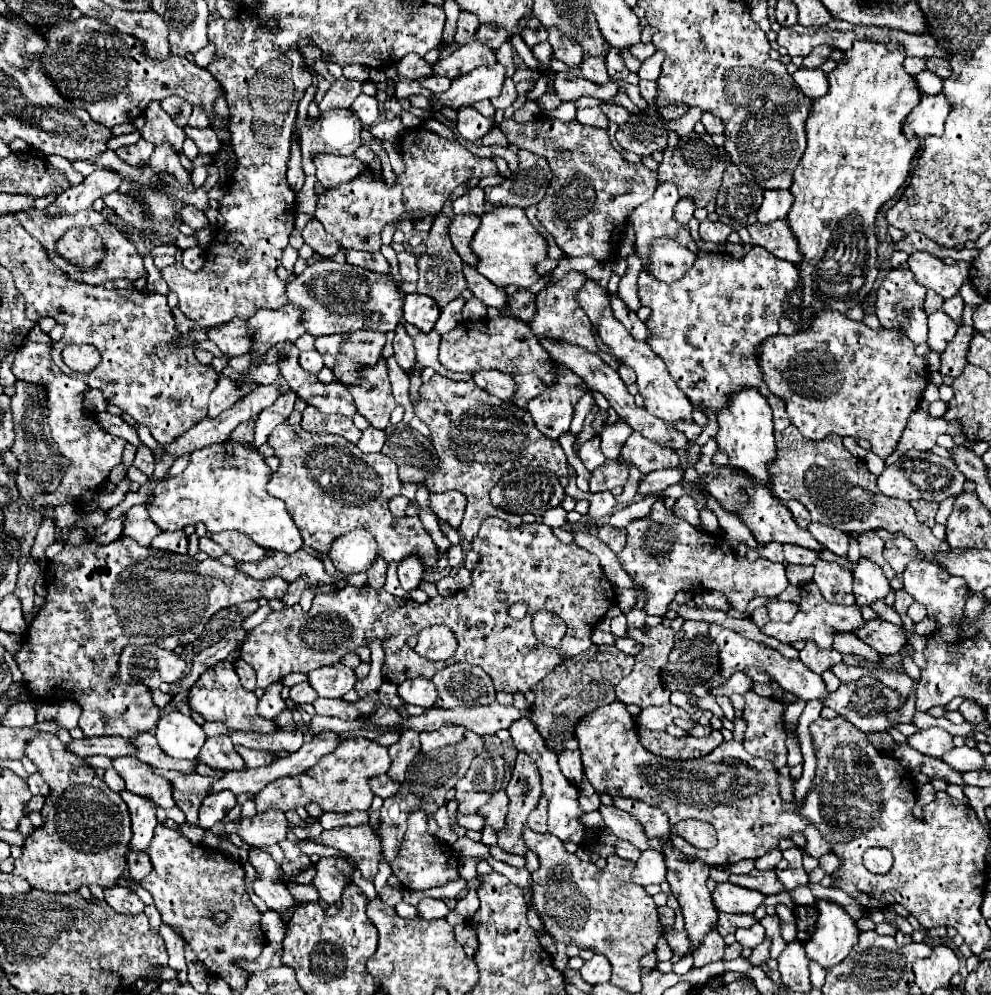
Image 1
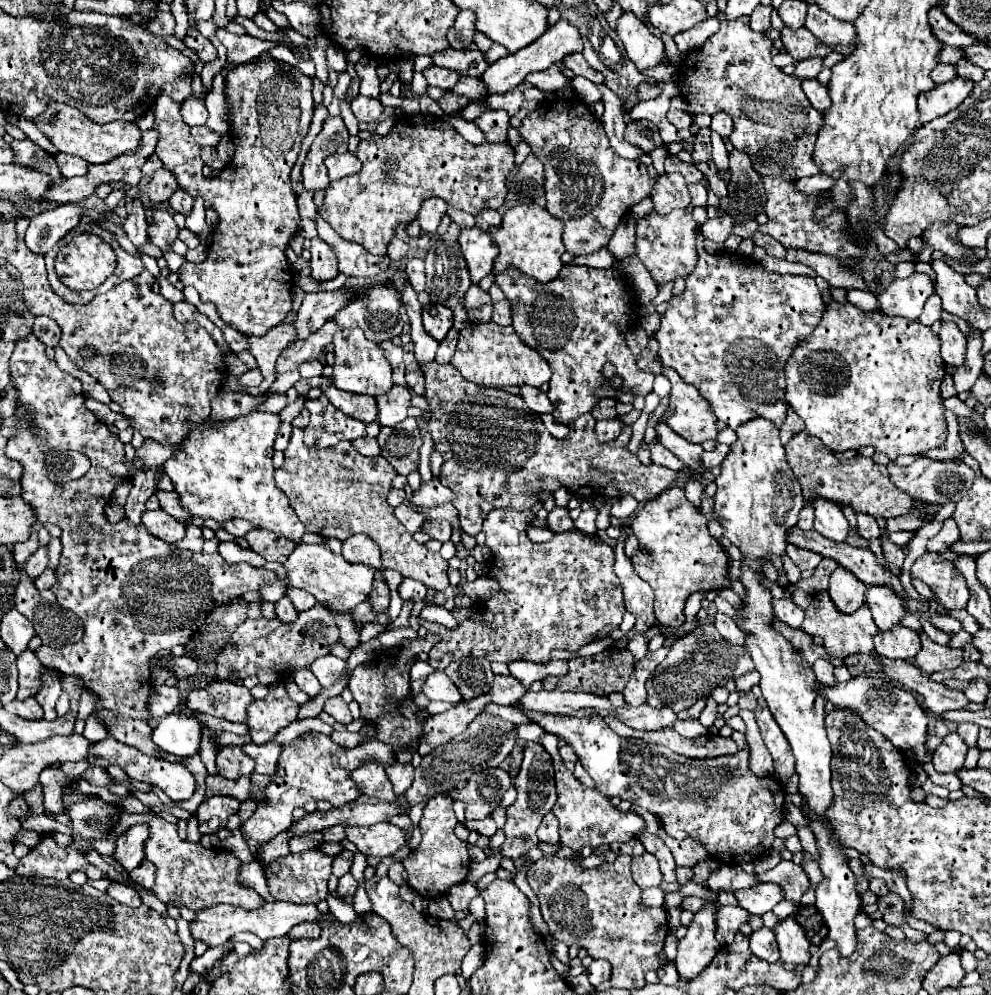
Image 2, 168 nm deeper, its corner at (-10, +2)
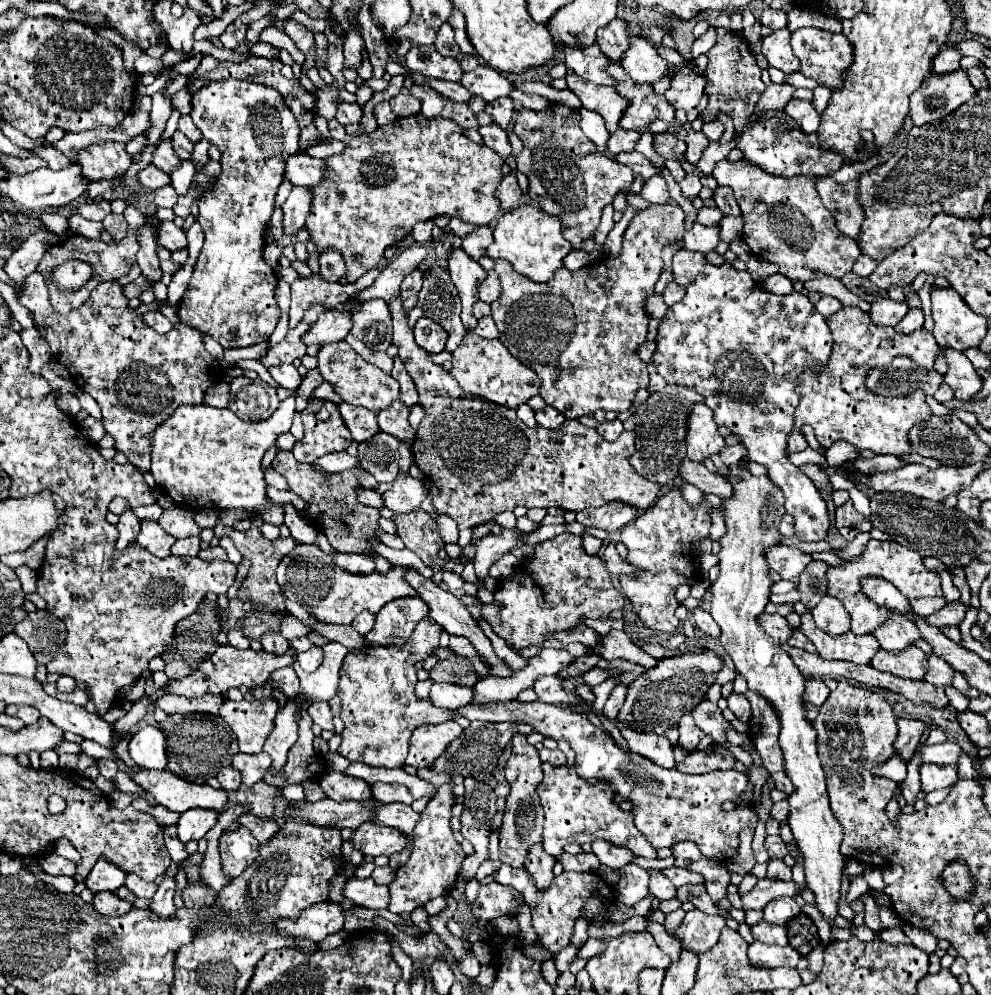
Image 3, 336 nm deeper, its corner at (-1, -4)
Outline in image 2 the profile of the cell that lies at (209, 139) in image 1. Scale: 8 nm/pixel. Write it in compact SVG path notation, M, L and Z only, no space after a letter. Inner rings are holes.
M198 126L198 128L190 128L190 134L194 136L194 140L200 144L200 146L212 146L216 148L218 142L220 142L220 136L216 136L210 128L206 126Z

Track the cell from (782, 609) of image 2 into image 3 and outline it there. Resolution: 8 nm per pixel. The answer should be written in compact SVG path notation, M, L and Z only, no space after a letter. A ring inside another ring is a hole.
M763 612L761 616L759 616L759 622L761 622L761 626L763 626L763 630L773 638L773 642L775 644L785 644L787 642L787 638L791 636L791 632L793 632L793 628L789 626L789 622L787 622L787 618L783 618L783 616L779 616L779 614L767 614L767 612Z

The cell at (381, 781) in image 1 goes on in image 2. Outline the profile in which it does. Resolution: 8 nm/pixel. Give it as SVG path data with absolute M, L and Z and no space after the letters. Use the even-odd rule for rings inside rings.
M370 764L370 766L360 766L352 772L352 780L356 782L356 788L360 794L374 796L386 802L392 802L396 796L392 792L392 786L386 778L386 772L380 764Z

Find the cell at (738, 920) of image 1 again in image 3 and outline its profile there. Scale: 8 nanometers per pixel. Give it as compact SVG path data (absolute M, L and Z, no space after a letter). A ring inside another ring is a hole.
M691 910L685 914L675 936L681 938L683 948L693 952L707 952L717 944L723 926L725 926L725 916L719 914L709 916L701 910Z

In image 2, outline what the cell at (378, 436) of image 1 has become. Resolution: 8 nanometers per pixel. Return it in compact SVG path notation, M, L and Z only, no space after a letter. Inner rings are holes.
M364 436L360 440L356 440L352 446L356 446L358 452L366 454L366 456L378 456L378 440L376 438L370 438L370 436Z

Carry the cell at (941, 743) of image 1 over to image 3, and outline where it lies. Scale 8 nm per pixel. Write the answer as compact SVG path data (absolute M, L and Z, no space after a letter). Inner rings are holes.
M923 764L919 768L919 772L921 772L921 790L923 792L947 788L959 780L955 764Z

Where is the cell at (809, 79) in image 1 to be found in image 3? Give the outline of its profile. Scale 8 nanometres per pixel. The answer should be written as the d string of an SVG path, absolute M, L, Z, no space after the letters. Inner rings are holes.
M793 98L789 100L785 112L797 120L799 128L803 128L803 132L811 134L811 132L817 132L819 124L821 124L821 114L815 110L813 102L809 100L799 100L799 98Z

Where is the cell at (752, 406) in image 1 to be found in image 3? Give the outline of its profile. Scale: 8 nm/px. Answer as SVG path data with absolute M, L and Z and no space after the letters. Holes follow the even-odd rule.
M741 460L739 464L729 466L725 474L729 484L733 486L733 494L729 498L723 498L719 506L725 516L727 532L719 540L721 572L713 582L713 600L709 612L721 628L721 644L733 658L735 670L745 676L749 690L761 694L779 716L779 744L783 750L785 774L795 786L793 794L789 796L789 826L805 856L807 888L815 894L815 908L821 912L825 922L831 924L833 918L839 916L837 902L841 896L841 876L845 866L845 856L839 850L843 832L829 808L825 772L817 754L817 730L813 728L813 722L805 718L805 678L799 674L791 656L781 646L775 646L773 640L763 632L763 628L759 628L761 624L757 620L759 612L765 610L771 596L773 580L769 576L771 568L767 564L765 550L781 544L779 522L787 512L785 496L767 474L753 476L747 464L749 460Z

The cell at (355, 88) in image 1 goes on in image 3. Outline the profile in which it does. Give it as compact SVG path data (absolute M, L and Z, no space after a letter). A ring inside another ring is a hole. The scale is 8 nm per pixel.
M293 186L287 202L283 204L285 234L297 232L305 224L305 218L309 216L309 210L311 210L311 202L313 202L313 190L311 188Z

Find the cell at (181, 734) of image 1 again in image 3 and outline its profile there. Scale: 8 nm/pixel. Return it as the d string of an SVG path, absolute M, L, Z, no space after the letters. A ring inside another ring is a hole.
M151 724L135 732L129 740L129 754L135 764L153 768L167 766L167 736L159 724Z

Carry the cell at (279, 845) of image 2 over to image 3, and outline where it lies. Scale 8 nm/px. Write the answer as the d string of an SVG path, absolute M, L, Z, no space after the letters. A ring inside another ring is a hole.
M243 814L243 816L239 818L239 824L245 826L245 828L251 828L251 834L257 836L257 840L259 840L261 844L267 844L273 836L279 834L277 822L263 820L263 818L257 818L257 816L251 816L251 814Z

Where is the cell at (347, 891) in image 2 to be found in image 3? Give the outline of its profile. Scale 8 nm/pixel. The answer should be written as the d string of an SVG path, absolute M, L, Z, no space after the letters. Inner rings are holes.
M349 878L343 886L343 896L359 906L381 910L389 908L389 888L375 884L371 878L359 880L359 878Z

